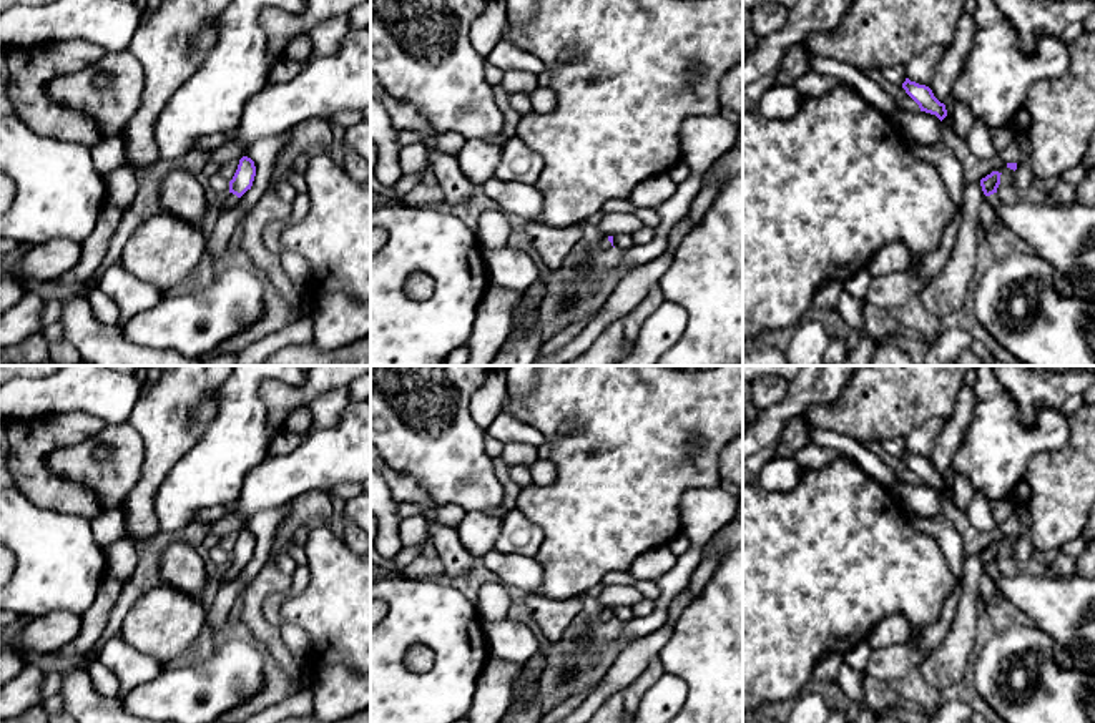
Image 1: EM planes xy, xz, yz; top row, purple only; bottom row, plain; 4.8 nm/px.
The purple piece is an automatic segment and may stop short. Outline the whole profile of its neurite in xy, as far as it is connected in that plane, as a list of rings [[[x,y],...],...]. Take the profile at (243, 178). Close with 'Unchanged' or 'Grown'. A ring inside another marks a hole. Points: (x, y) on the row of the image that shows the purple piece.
[[[243,156],[239,160],[238,170],[229,181],[229,193],[221,206],[221,209],[234,208],[239,201],[239,198],[251,189],[253,181],[256,176],[256,166],[254,161],[248,156]]]. Grown

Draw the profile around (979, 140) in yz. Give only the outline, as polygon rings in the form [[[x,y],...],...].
[[[974,118],[972,128],[967,136],[967,145],[979,160],[990,161],[997,156],[992,138],[994,131],[989,128],[989,125],[980,118]]]

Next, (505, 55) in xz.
[[[502,37],[502,40],[487,57],[487,60],[503,71],[520,70],[540,75],[545,70],[545,65],[538,57],[513,45],[507,37]]]

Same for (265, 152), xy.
[[[277,133],[256,140],[246,151],[246,156],[254,161],[256,176],[253,186],[239,198],[238,204],[229,209],[221,209],[221,214],[214,224],[214,231],[208,236],[206,251],[214,259],[229,244],[238,223],[256,204],[261,194],[266,191],[273,176],[274,166],[282,148],[287,143],[287,133]]]

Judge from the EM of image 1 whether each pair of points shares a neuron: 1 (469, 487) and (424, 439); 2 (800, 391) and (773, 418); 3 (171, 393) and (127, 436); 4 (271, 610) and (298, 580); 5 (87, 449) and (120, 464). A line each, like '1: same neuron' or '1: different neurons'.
1: same neuron
2: same neuron
3: different neurons
4: same neuron
5: same neuron

